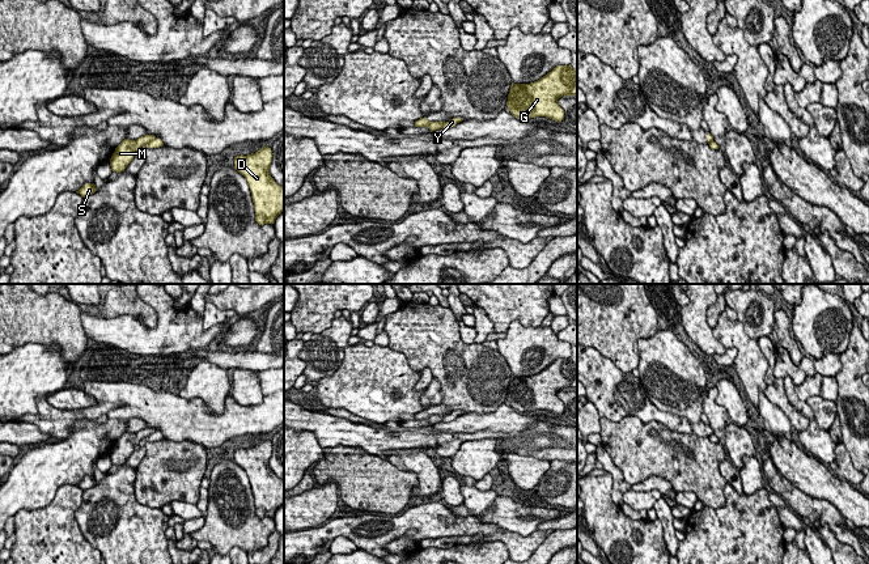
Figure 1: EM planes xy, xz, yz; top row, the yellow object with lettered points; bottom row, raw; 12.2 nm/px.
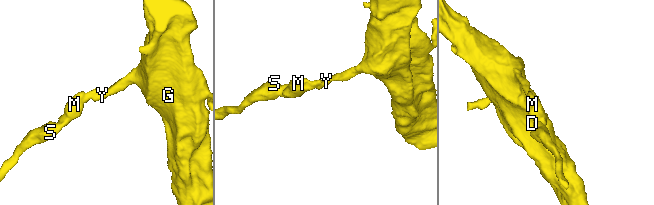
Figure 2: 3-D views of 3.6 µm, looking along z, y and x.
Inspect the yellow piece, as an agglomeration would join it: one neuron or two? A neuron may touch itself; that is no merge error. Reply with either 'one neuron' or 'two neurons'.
two neurons

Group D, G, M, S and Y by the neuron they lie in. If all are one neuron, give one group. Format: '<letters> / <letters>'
D G Y / M S

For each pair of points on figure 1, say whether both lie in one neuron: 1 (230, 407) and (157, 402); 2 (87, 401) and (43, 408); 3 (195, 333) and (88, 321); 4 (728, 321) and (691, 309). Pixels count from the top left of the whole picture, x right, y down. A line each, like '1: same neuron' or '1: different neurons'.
1: same neuron
2: different neurons
3: same neuron
4: different neurons

